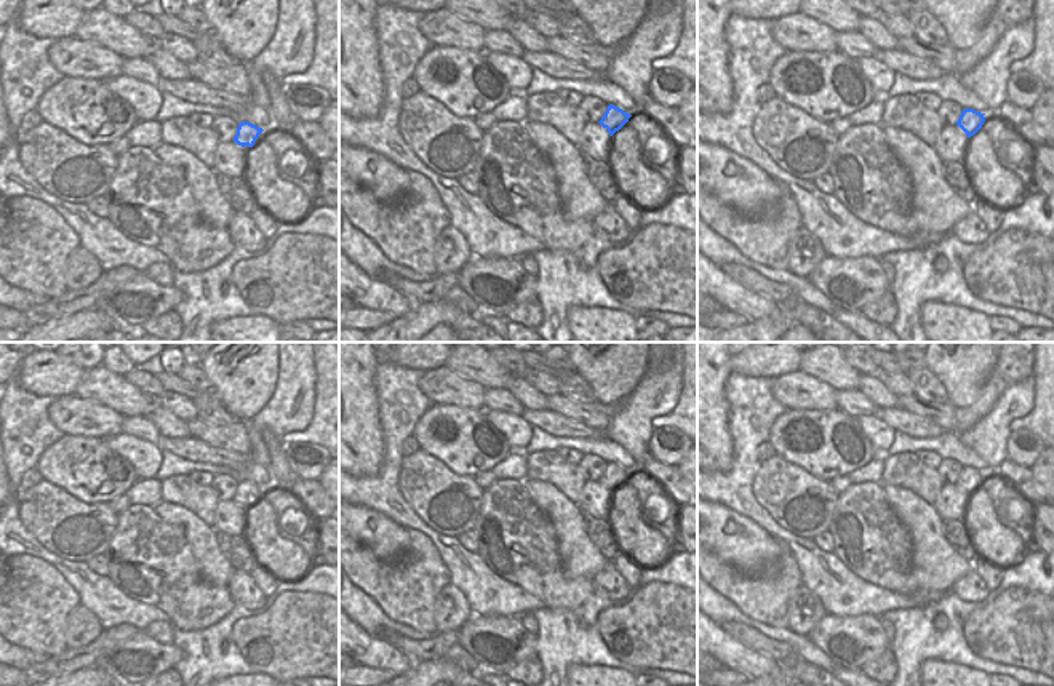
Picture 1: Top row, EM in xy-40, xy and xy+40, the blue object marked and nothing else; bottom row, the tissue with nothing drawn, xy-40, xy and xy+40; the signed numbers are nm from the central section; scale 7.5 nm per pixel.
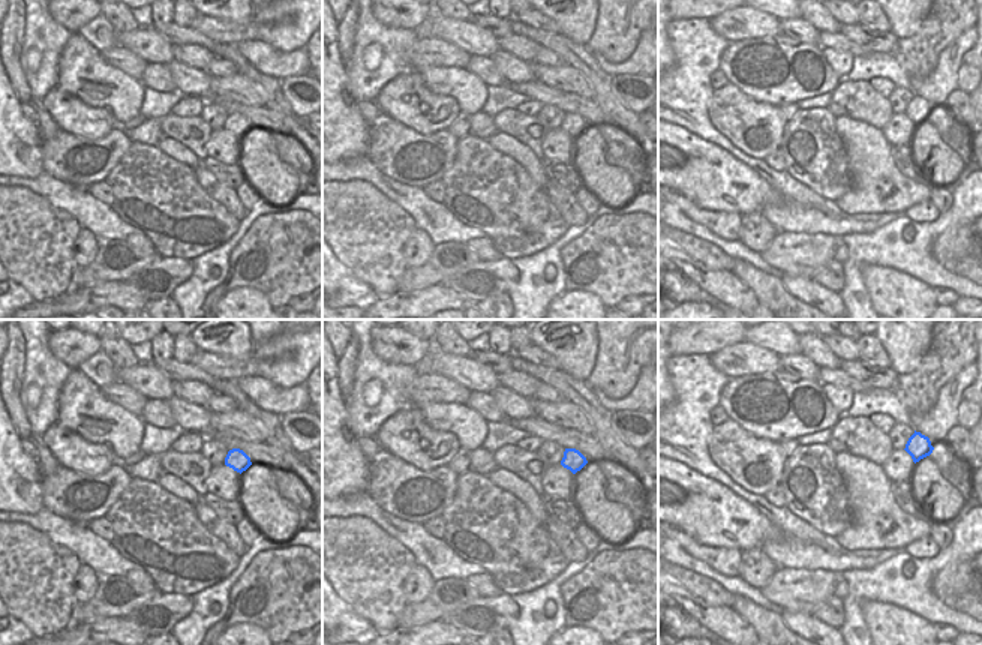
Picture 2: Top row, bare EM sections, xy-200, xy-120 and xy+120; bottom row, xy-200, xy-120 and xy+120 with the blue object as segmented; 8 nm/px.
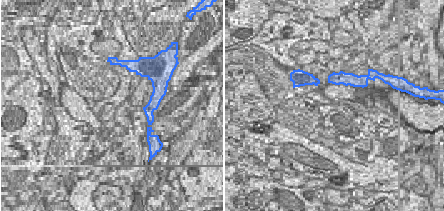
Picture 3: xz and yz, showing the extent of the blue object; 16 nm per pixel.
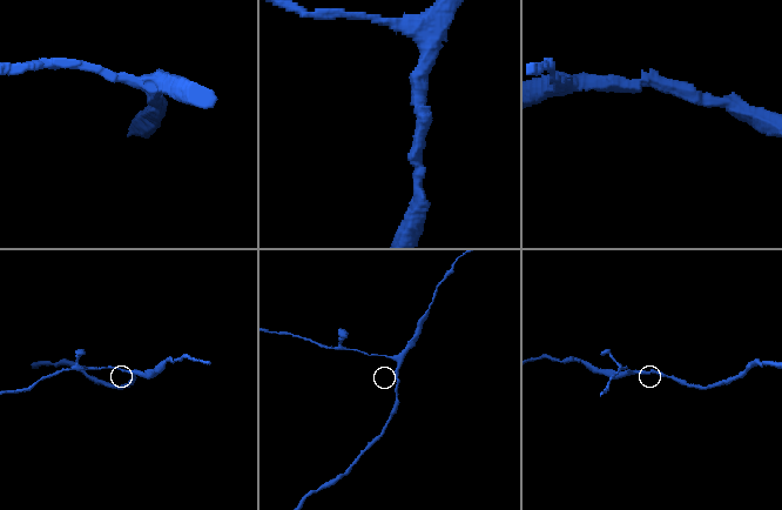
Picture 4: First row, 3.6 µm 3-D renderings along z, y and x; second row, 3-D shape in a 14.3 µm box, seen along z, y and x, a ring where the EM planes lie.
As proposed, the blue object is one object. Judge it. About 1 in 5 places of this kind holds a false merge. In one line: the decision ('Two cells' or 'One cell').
One cell

